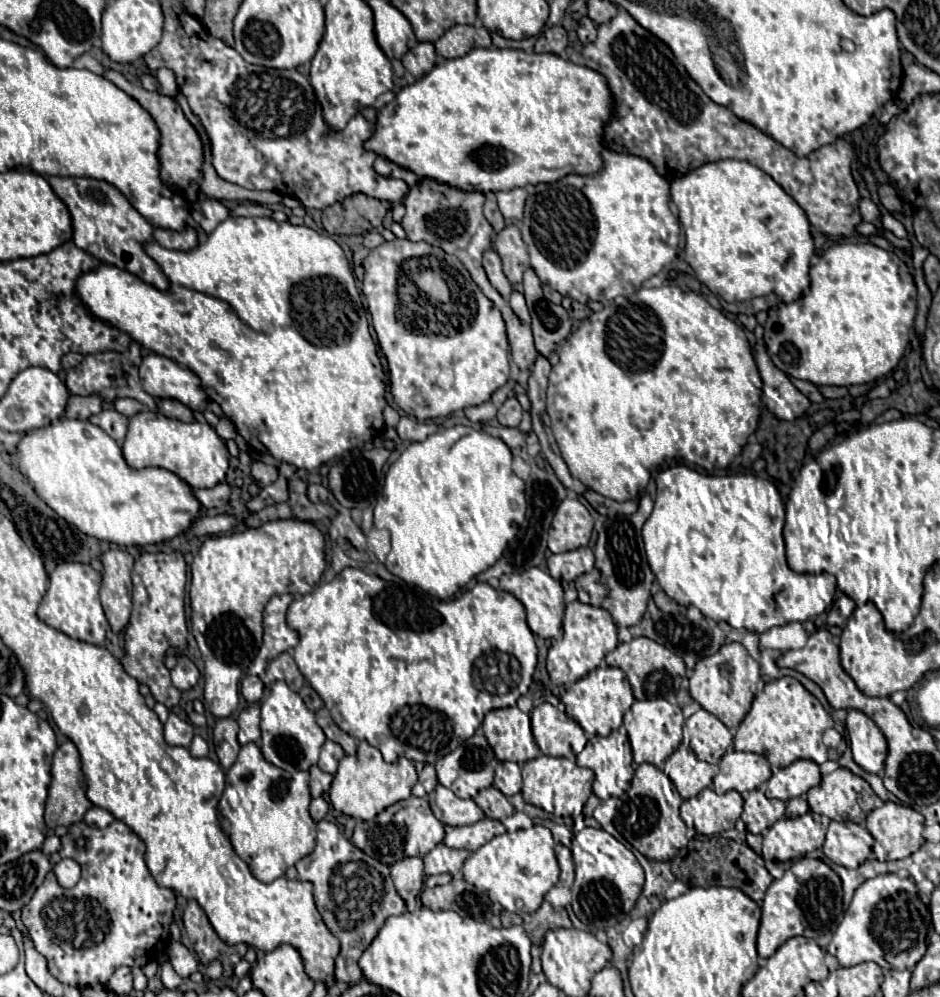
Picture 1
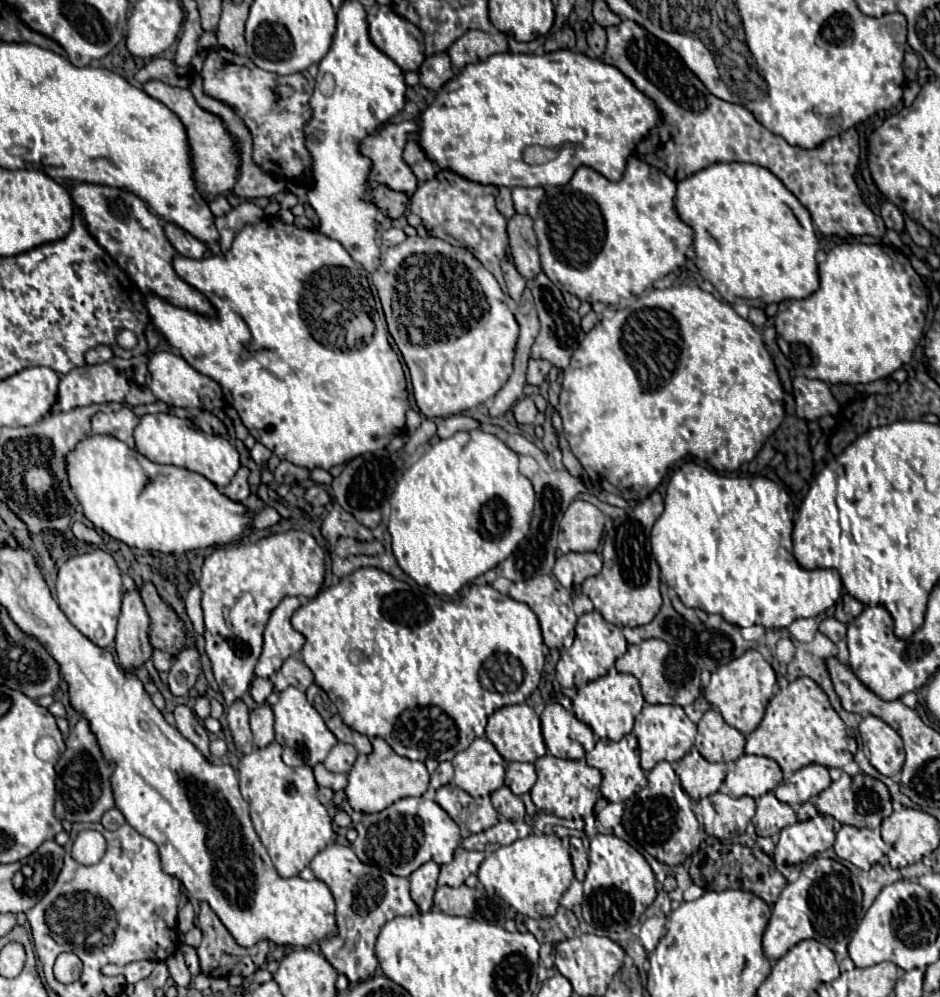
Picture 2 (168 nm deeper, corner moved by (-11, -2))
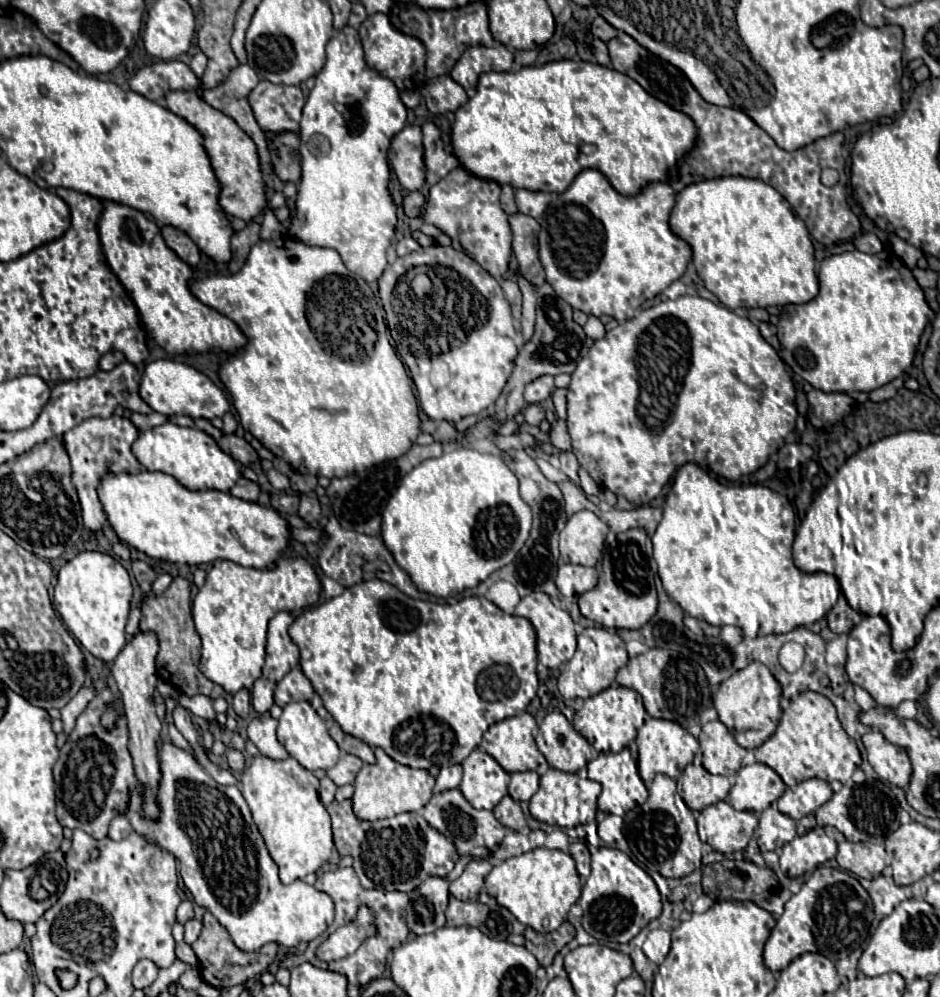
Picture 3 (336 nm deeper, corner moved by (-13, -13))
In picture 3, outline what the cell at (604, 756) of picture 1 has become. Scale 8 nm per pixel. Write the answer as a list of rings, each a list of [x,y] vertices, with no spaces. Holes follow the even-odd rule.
[[[624,749],[620,753],[600,753],[596,759],[592,759],[587,765],[587,776],[592,781],[598,781],[602,785],[602,793],[598,797],[598,809],[612,815],[624,815],[630,809],[642,805],[648,799],[648,790],[636,767],[636,761],[630,757],[630,751]]]

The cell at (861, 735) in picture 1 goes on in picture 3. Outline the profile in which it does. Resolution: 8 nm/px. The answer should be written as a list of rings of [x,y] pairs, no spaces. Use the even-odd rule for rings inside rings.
[[[876,729],[862,735],[862,743],[866,747],[868,761],[870,761],[872,769],[882,779],[886,779],[888,783],[892,783],[896,787],[908,785],[910,775],[912,775],[912,767],[910,767],[908,753],[902,747],[886,741],[884,735]]]

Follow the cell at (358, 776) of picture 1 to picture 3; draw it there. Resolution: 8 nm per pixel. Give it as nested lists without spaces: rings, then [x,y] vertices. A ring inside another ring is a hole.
[[[376,747],[374,751],[376,751],[376,763],[374,765],[364,763],[354,781],[354,795],[352,795],[354,815],[364,821],[378,821],[404,811],[424,809],[424,805],[432,797],[434,777],[424,769],[412,769],[396,763],[380,747]]]

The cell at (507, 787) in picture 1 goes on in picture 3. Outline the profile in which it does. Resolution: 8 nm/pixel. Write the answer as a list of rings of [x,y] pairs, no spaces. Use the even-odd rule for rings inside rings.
[[[524,771],[524,773],[512,773],[510,775],[510,787],[508,795],[514,801],[528,801],[536,791],[538,791],[538,775],[534,771]]]

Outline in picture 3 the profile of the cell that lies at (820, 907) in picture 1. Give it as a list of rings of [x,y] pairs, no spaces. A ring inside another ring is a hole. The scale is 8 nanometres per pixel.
[[[818,867],[810,879],[802,885],[800,893],[784,905],[784,913],[778,917],[766,947],[764,963],[770,971],[782,971],[798,955],[812,951],[838,961],[848,957],[852,951],[862,949],[870,937],[874,919],[872,901],[866,889],[850,873],[832,867]]]

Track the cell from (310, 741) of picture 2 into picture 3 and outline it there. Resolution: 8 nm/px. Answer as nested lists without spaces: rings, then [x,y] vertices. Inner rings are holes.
[[[308,701],[302,703],[288,703],[284,707],[284,713],[278,719],[278,741],[284,745],[284,749],[308,771],[316,769],[330,769],[338,761],[340,749],[334,743],[334,739],[328,735],[326,723],[318,717],[318,713],[312,709]]]

